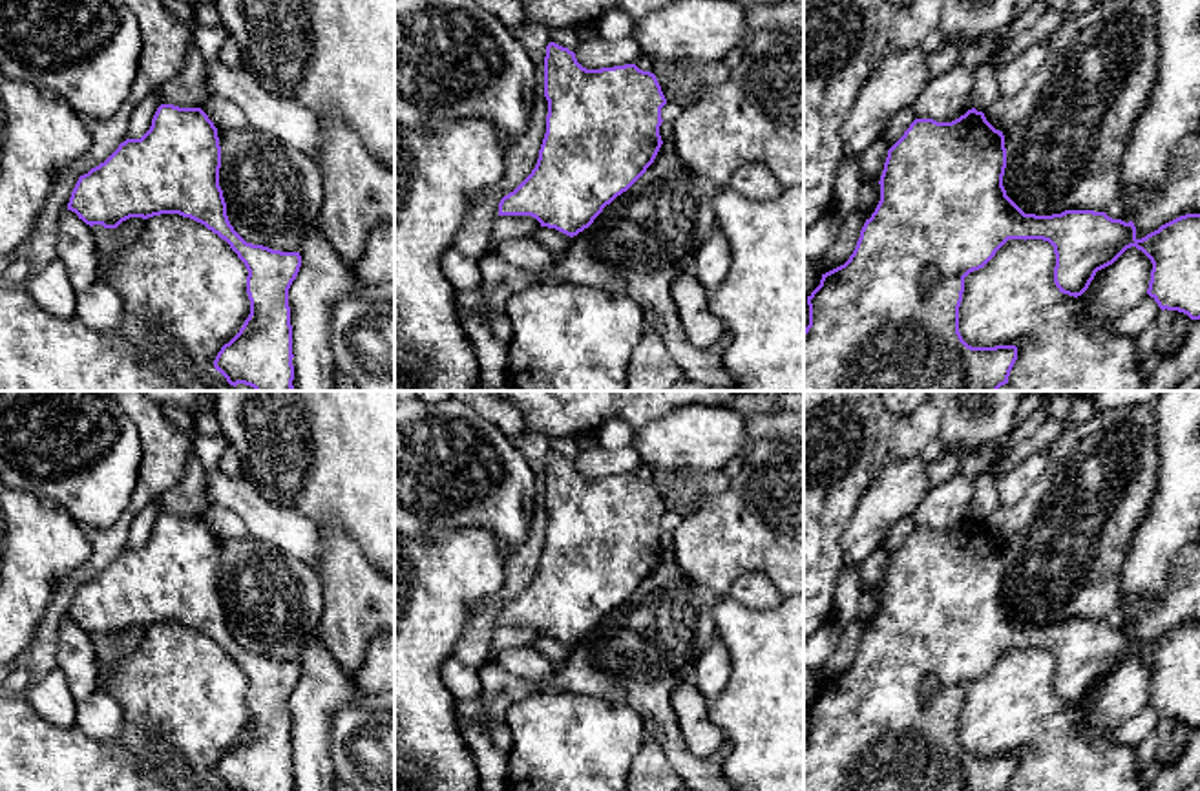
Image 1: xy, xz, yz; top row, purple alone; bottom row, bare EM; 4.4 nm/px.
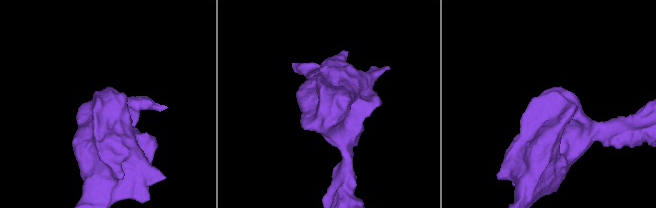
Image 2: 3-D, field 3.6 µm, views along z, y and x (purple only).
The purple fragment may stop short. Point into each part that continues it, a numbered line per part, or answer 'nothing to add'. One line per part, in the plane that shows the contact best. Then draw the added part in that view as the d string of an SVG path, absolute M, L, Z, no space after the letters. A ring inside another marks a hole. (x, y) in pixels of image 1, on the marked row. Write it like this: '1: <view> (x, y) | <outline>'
nothing to add

